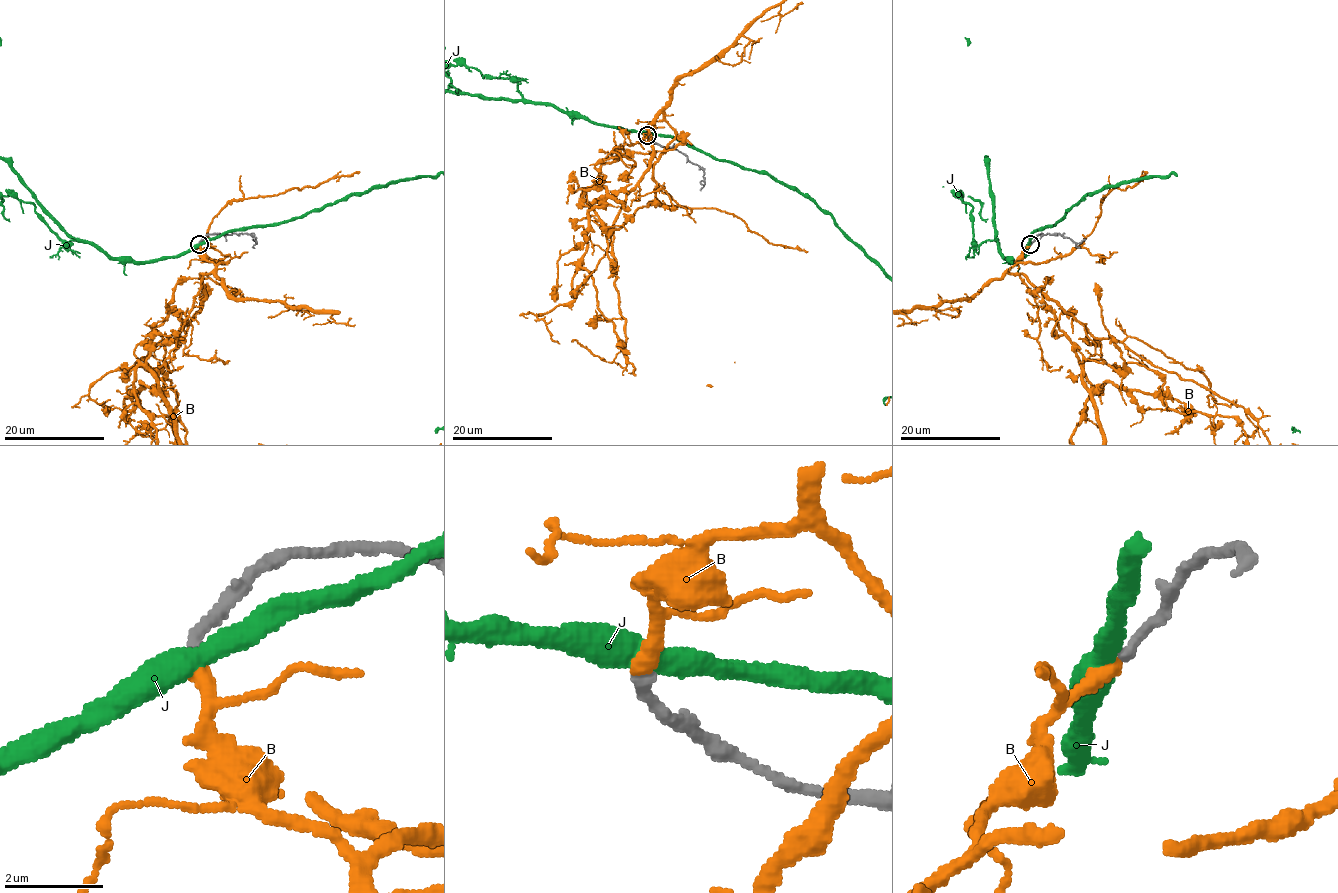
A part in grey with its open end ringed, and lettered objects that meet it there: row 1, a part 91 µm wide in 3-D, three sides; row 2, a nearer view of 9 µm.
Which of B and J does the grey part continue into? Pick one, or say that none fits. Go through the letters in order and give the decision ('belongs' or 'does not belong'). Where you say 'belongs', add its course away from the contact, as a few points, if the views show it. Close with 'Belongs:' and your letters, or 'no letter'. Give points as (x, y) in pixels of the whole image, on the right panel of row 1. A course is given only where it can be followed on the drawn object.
B: belongs
J: does not belong
Belongs: B

